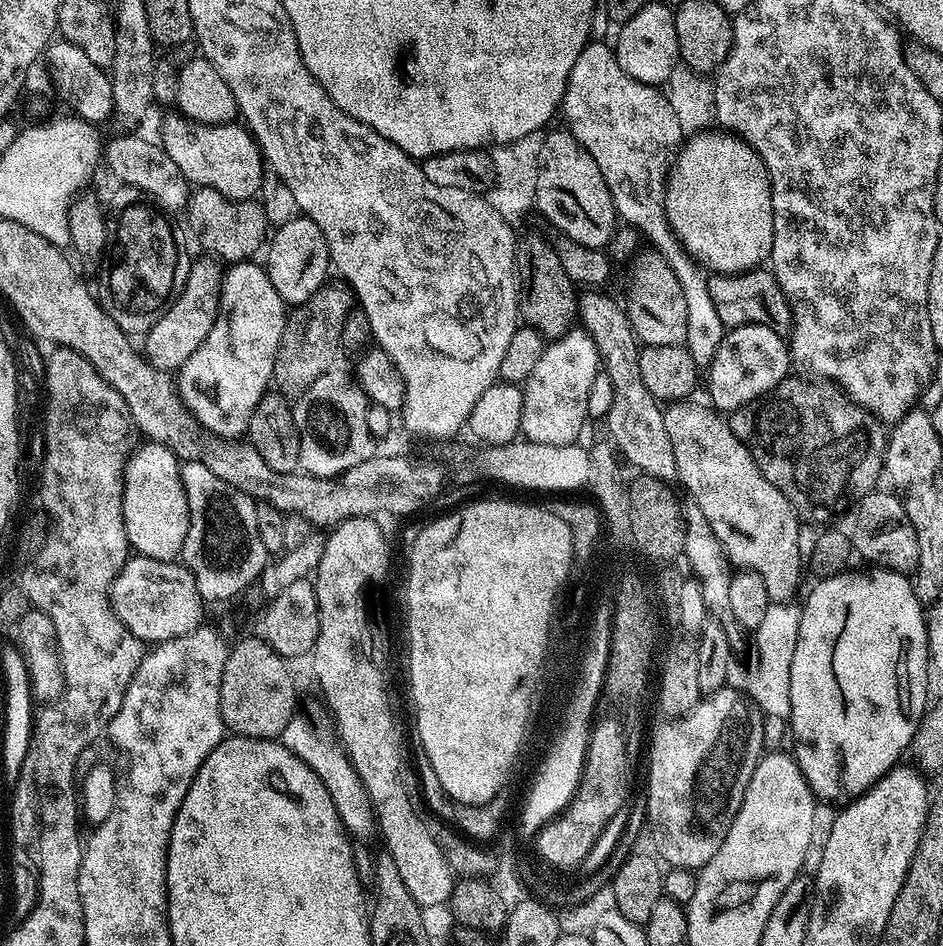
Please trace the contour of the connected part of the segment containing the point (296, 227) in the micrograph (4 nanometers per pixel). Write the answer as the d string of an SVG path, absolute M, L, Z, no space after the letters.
M296 214L293 220L288 220L280 229L273 231L270 243L267 245L268 264L266 271L274 290L278 290L285 305L295 306L305 304L329 279L330 257L326 238L316 223L303 214Z

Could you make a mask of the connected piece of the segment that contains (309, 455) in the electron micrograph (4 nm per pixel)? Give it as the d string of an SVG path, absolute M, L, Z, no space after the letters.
M333 370L322 374L322 378L314 382L314 386L310 386L301 396L295 397L292 414L297 434L300 436L299 467L310 476L341 476L346 470L366 462L374 454L374 437L370 434L370 426L366 426L369 407L368 396L360 388L360 381L351 371Z

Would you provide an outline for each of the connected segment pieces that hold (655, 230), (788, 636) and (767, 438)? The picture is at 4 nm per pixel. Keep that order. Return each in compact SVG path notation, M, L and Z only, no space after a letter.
M589 42L584 45L582 54L578 54L578 62L574 62L574 70L570 70L570 78L564 91L563 116L568 123L567 131L586 151L590 152L591 158L597 162L598 169L602 172L606 186L612 195L617 217L627 227L636 229L643 239L645 236L652 243L649 245L658 254L662 254L662 258L666 258L666 266L674 270L674 278L678 278L678 286L682 286L682 294L686 294L686 338L683 347L688 349L693 369L707 370L714 362L714 354L718 354L718 346L722 346L726 329L722 318L718 318L718 310L714 310L714 302L710 299L705 269L693 262L688 253L680 247L680 241L672 233L672 228L668 224L668 215L664 209L664 190L670 171L670 161L682 144L679 122L670 108L670 103L667 102L659 87L630 78L630 74L626 74L622 66L618 66L616 53L609 45L607 48L604 44Z
M770 606L762 617L762 626L754 630L756 636L756 654L759 659L756 662L756 677L752 680L752 692L750 699L765 717L773 716L776 720L787 721L792 715L790 710L790 662L794 662L794 646L798 646L798 634L800 633L800 612L792 609L792 606Z
M795 374L789 375L775 390L769 392L768 395L761 396L760 399L731 412L727 417L727 422L730 426L730 430L734 430L734 434L737 438L748 448L748 453L754 458L758 470L762 470L762 474L767 480L788 499L797 517L804 522L819 522L818 520L828 520L831 516L836 516L839 512L846 511L847 508L849 508L849 510L855 509L864 497L870 495L871 492L877 491L879 484L876 483L879 482L880 476L882 480L882 473L884 472L886 428L872 413L867 412L862 406L855 404L853 400L850 399L845 392L840 391L835 384L831 382L817 382L812 378L804 379L808 380L799 380Z

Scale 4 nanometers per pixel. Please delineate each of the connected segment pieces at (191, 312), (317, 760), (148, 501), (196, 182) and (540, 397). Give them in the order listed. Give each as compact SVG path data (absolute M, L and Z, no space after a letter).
M204 258L208 260L193 259L190 266L190 274L186 278L186 286L182 290L182 294L178 298L178 302L174 302L174 306L170 306L170 310L158 322L154 322L154 326L143 337L144 348L142 344L143 355L148 359L159 372L175 373L190 358L190 354L194 354L194 350L198 350L198 346L202 346L202 342L210 334L210 330L216 325L216 313L220 311L220 285L222 283L222 264L216 258Z
M297 714L290 718L290 722L286 722L286 730L282 730L278 738L279 743L285 744L295 756L306 762L306 766L310 766L310 770L314 770L314 774L318 774L318 778L322 778L326 790L330 790L330 798L334 798L334 810L338 810L338 818L344 823L344 830L349 837L368 836L371 832L373 835L377 831L376 812L372 809L368 792L358 778L352 761L348 759L346 752L339 747L334 748L327 738L302 716Z
M144 442L137 447L128 459L128 467L124 471L124 501L122 514L128 535L128 543L133 553L146 558L175 561L184 551L186 534L188 533L188 499L184 483L180 477L181 461L166 446Z
M173 114L165 118L158 140L166 154L174 158L189 185L218 190L218 194L231 200L250 200L257 195L264 180L266 161L260 145L247 127L239 123L199 124L186 116Z
M573 327L559 340L551 341L545 347L542 358L538 358L534 370L530 370L528 377L522 381L524 397L520 431L523 439L550 446L577 443L581 439L579 436L584 420L589 419L586 397L601 368L599 352L582 327Z

